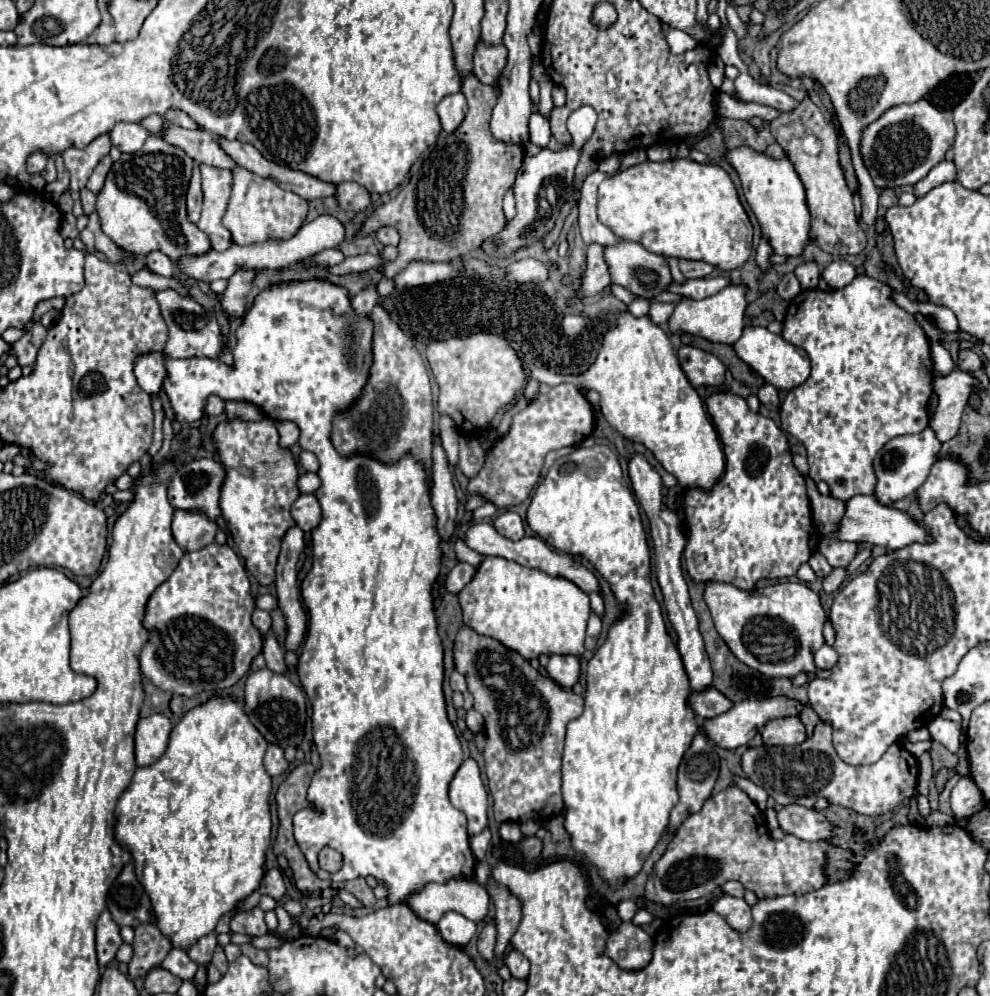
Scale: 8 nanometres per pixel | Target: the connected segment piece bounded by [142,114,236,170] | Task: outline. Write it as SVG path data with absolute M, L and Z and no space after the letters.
M148 116L142 126L152 134L160 136L172 146L180 146L194 162L198 164L210 164L216 168L226 168L234 170L236 162L232 160L230 154L224 152L224 148L218 144L218 138L212 136L206 130L184 130L178 126L168 126L160 116Z

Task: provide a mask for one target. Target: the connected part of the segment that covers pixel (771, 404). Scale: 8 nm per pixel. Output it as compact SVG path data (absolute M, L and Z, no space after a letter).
M764 384L758 390L758 400L770 408L770 410L778 410L780 408L780 398L778 398L778 390L772 384Z

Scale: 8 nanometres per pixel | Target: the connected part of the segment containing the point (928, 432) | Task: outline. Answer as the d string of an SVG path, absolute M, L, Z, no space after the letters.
M926 428L912 436L898 436L898 438L892 438L890 442L886 442L884 448L874 458L874 472L876 472L876 480L878 480L874 496L878 498L878 502L882 502L884 506L892 506L894 502L902 500L904 496L916 492L918 486L922 486L924 480L928 478L930 466L936 460L938 452L940 452L940 442L934 436L932 428Z

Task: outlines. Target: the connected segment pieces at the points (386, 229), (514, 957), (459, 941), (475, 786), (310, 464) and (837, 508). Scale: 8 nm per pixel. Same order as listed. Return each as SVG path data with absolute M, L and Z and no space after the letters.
M382 226L382 228L378 228L376 238L378 238L384 246L386 246L386 244L398 246L398 242L400 242L400 234L398 234L398 230L396 230L394 226Z
M512 948L510 952L506 952L504 964L510 968L510 972L512 972L514 978L526 978L526 976L528 976L530 964L528 964L528 960L524 958L524 954L520 954L518 950Z
M458 912L444 914L444 918L436 924L436 928L440 930L442 938L454 946L466 946L476 932L476 924Z
M468 758L456 770L450 782L450 802L468 818L468 834L478 834L488 826L488 794L480 780L476 760Z
M300 452L298 462L300 462L300 466L302 466L304 470L308 470L308 472L316 472L316 470L318 470L318 460L316 460L316 456L314 456L312 452Z
M806 476L806 488L812 502L812 520L818 526L820 534L836 530L836 522L844 514L844 502L840 502L834 496L822 496L816 488L816 482L810 476Z

